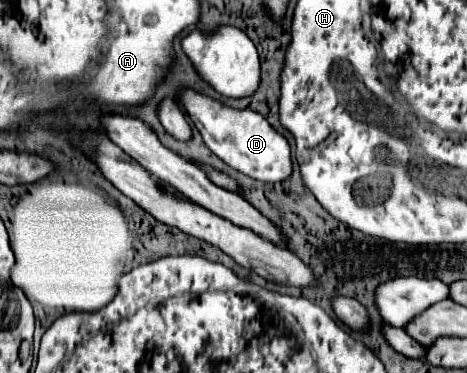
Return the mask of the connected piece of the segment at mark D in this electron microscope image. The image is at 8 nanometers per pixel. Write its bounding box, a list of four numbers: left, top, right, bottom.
[179,88,293,184]

